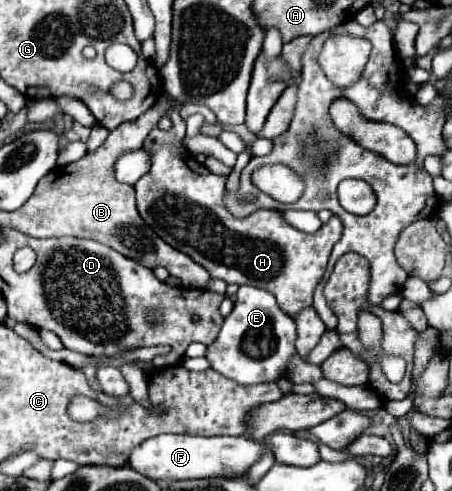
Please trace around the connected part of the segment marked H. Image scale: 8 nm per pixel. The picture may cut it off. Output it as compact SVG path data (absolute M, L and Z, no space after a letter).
M167 96L167 100L171 102L173 108L165 116L173 122L173 128L167 132L151 130L145 144L155 144L153 146L153 166L135 184L137 210L139 210L141 218L145 220L145 224L151 226L155 230L155 234L159 238L163 238L169 246L177 248L179 252L191 256L197 264L201 264L211 274L211 278L225 280L227 284L239 284L239 286L249 284L255 288L263 288L277 298L279 308L283 308L283 312L287 312L287 314L297 314L301 310L311 308L315 286L321 282L325 268L327 268L329 254L339 240L339 232L341 232L339 218L333 216L317 232L307 234L307 232L299 232L297 228L285 224L281 214L273 212L273 210L257 210L245 218L233 216L225 206L227 176L217 176L217 174L209 172L201 162L191 164L193 156L189 156L189 164L187 164L187 150L183 150L183 146L181 146L181 138L185 136L185 122L179 116L181 104L173 102L169 96Z

